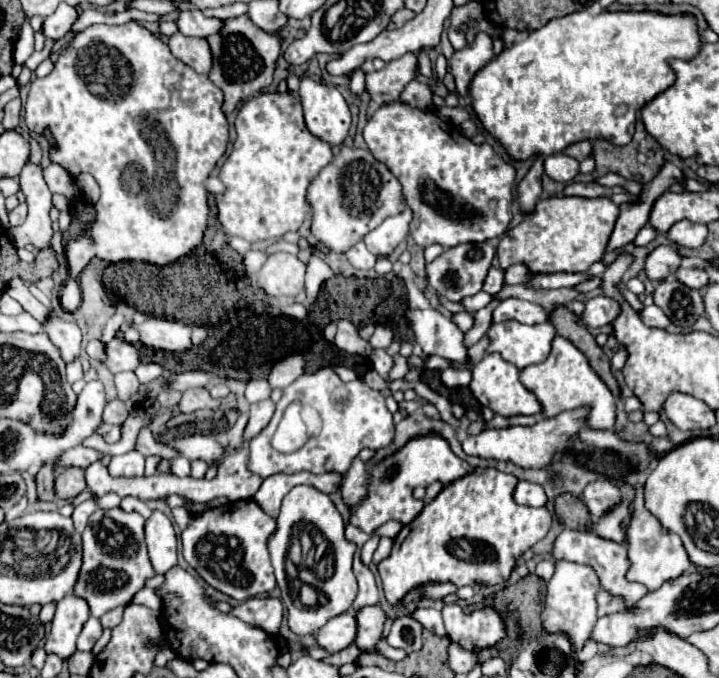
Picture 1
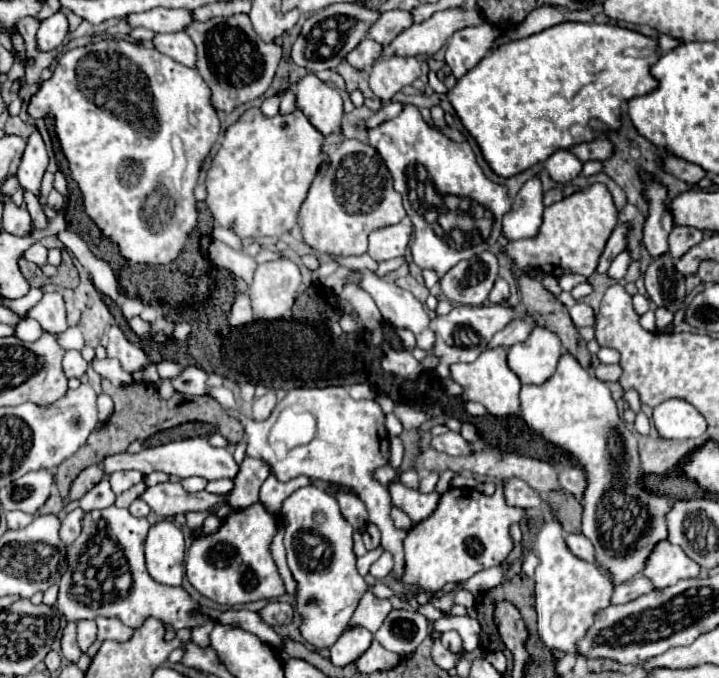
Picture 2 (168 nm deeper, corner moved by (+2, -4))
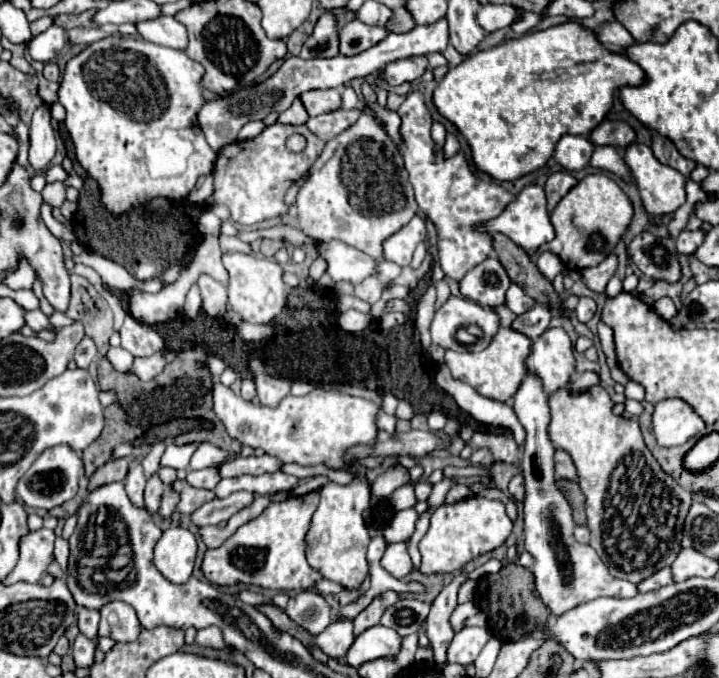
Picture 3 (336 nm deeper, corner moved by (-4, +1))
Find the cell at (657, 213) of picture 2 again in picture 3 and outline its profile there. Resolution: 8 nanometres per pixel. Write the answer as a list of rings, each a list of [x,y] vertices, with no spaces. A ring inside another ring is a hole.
[[[629,143],[623,149],[623,159],[627,163],[627,167],[633,173],[633,179],[639,187],[643,205],[647,209],[649,215],[653,217],[661,217],[663,213],[673,213],[677,211],[683,203],[685,203],[685,177],[681,173],[677,173],[677,169],[669,167],[669,165],[661,165],[655,157],[649,145],[643,143]]]

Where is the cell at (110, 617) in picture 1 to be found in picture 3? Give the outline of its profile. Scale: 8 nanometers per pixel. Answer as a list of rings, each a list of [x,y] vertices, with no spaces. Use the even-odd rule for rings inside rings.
[[[109,601],[101,607],[99,637],[111,637],[115,641],[135,641],[139,635],[139,621],[131,605],[123,601]]]

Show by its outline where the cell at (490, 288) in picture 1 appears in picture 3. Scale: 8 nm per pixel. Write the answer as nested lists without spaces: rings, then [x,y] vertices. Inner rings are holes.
[[[511,285],[507,291],[507,307],[515,313],[515,315],[523,315],[527,313],[531,307],[535,305],[533,297],[529,297],[519,285]]]

